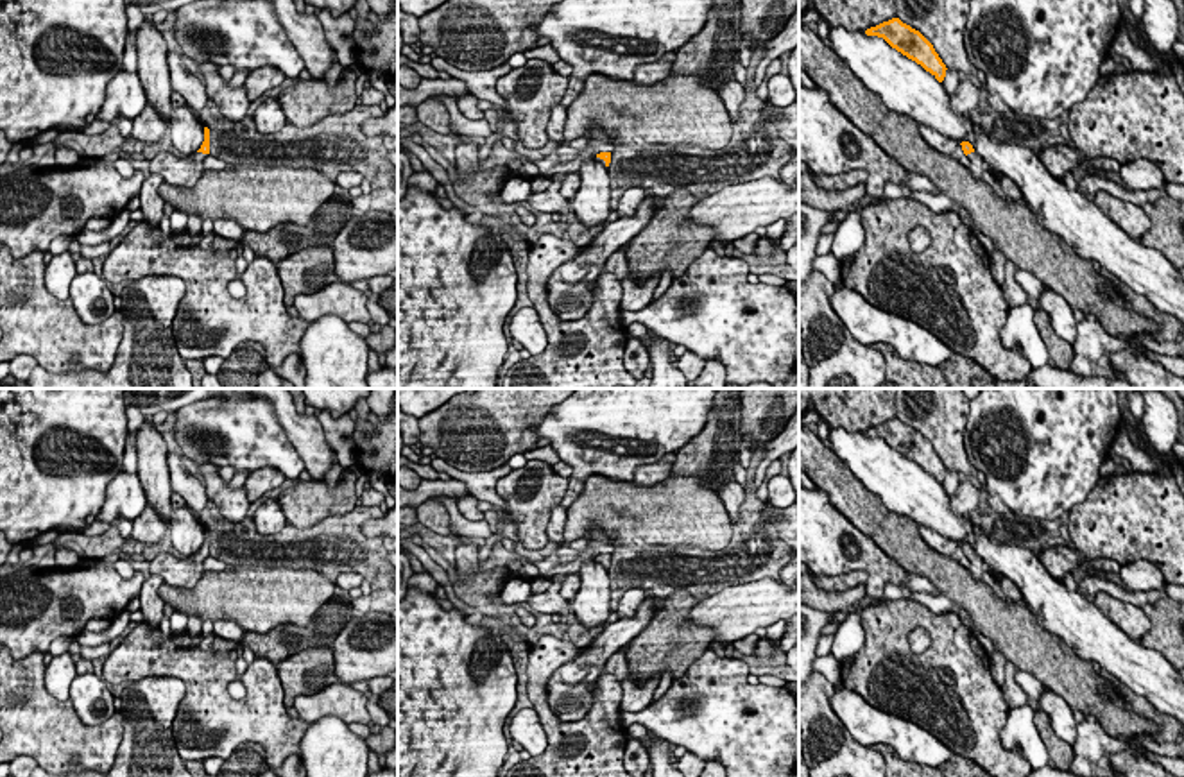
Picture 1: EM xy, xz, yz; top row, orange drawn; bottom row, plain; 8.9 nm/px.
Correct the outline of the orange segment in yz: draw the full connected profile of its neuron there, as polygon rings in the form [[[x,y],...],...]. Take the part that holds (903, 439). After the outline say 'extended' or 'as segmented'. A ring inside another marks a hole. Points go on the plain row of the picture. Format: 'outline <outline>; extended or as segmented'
outline [[[899,419],[871,428],[865,435],[883,439],[892,449],[921,465],[939,483],[944,482],[948,469],[935,453],[933,446],[919,431],[903,424]]]; as segmented

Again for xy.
outline [[[204,528],[204,542],[201,550],[186,559],[177,559],[172,553],[158,553],[150,560],[150,575],[159,575],[172,587],[192,589],[204,573],[202,562],[210,555],[210,530]]]; extended

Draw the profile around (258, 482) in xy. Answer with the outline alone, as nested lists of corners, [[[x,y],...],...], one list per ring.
[[[262,467],[249,473],[244,482],[249,503],[254,503],[265,492],[278,489],[285,480],[287,480],[285,474],[274,467]]]

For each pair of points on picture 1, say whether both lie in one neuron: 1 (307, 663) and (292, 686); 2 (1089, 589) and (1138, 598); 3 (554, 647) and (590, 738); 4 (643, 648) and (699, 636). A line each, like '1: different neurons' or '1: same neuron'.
1: same neuron
2: same neuron
3: same neuron
4: same neuron

